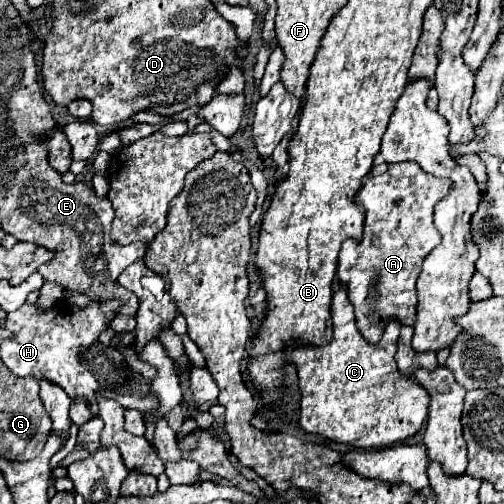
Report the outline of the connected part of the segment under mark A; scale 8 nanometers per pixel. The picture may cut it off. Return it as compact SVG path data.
M390 163L388 171L384 175L368 175L356 193L356 203L366 209L364 219L364 233L362 239L346 239L340 249L338 257L338 279L348 285L348 299L354 305L358 329L370 343L378 343L386 319L398 319L400 323L414 325L416 319L416 279L420 275L420 267L424 257L440 243L438 231L432 223L434 205L444 199L452 189L450 179L438 179L434 175L428 175L418 167L418 163Z

